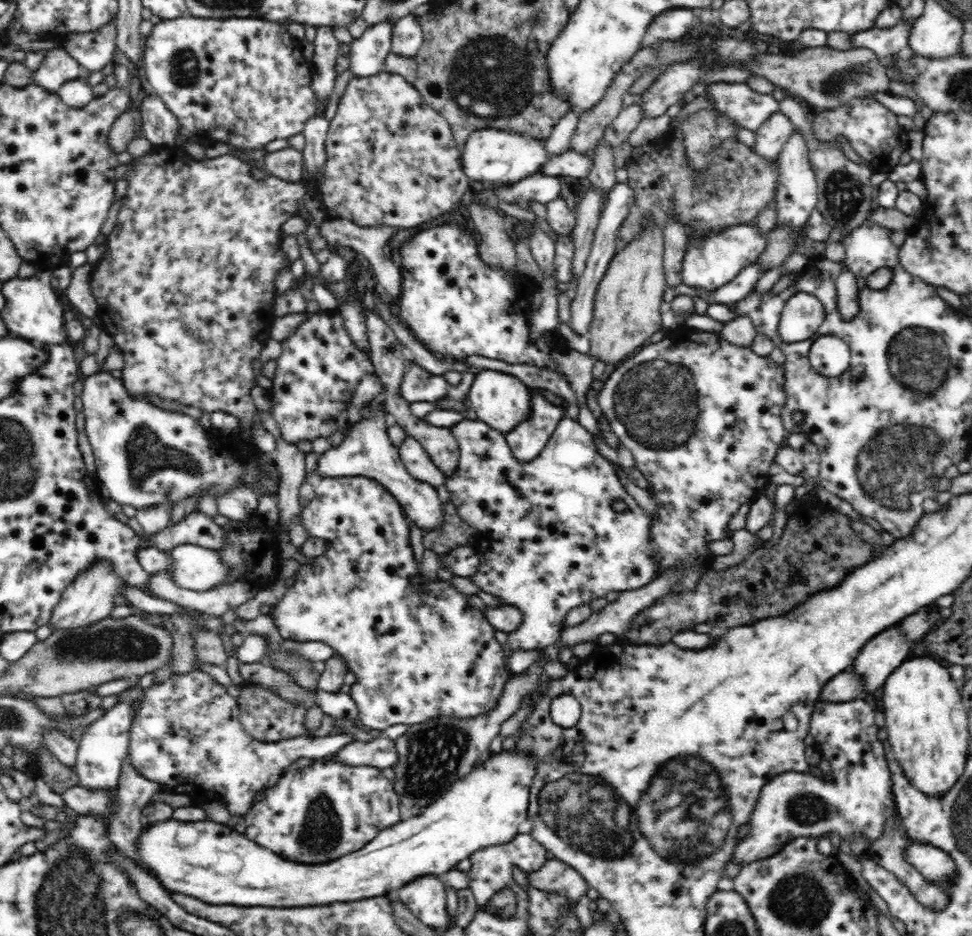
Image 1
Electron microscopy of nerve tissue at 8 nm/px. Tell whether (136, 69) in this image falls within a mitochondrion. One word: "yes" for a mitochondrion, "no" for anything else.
no

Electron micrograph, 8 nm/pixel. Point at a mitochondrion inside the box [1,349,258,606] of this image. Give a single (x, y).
(145, 454)

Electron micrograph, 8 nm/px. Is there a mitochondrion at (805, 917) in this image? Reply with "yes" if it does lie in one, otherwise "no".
yes

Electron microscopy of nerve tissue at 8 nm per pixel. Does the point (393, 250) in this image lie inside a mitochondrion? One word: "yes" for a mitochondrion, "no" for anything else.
no

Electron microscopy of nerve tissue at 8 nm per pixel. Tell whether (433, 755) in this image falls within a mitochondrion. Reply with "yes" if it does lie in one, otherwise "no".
yes

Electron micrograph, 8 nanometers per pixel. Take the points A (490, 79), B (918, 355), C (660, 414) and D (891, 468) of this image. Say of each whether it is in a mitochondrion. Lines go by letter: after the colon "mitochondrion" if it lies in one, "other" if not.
A: mitochondrion
B: mitochondrion
C: mitochondrion
D: mitochondrion

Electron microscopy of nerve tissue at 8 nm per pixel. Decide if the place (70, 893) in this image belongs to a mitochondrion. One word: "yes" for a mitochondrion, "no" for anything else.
yes

